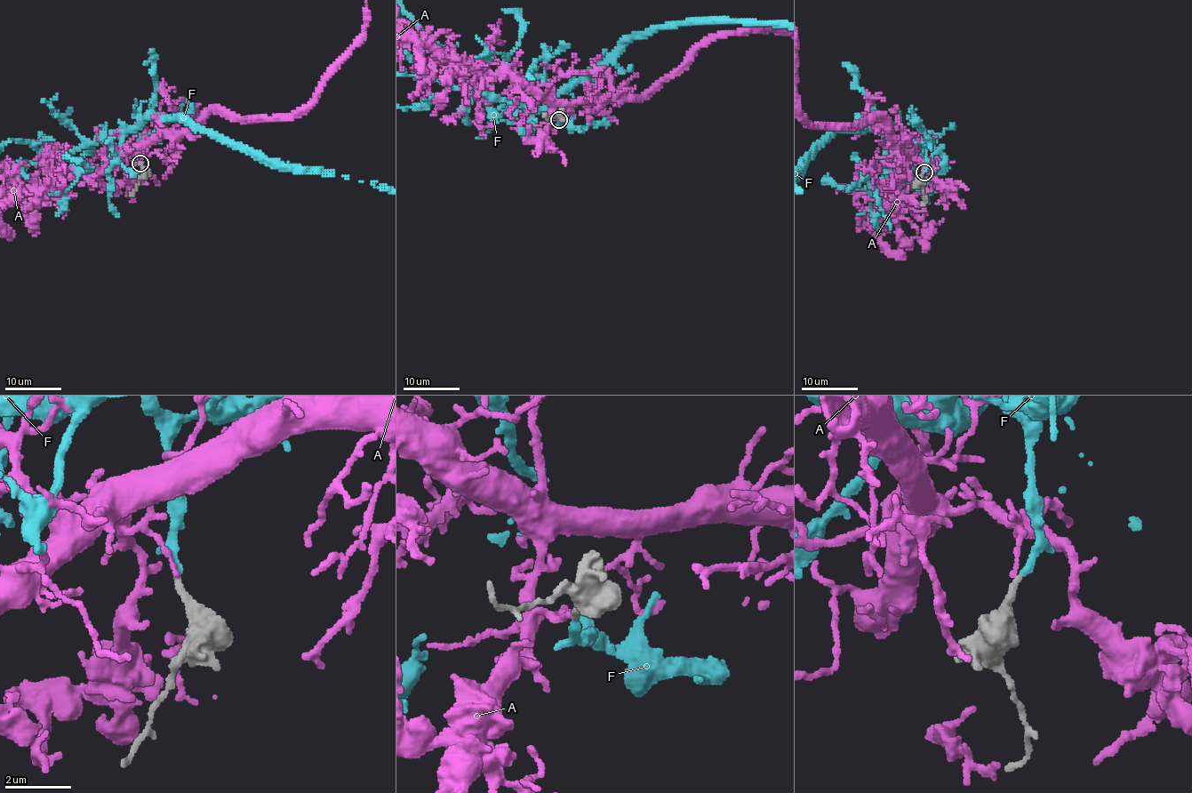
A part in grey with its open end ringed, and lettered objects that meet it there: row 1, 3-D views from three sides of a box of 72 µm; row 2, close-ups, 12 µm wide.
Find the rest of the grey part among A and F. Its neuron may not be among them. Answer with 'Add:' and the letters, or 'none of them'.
Add: F

